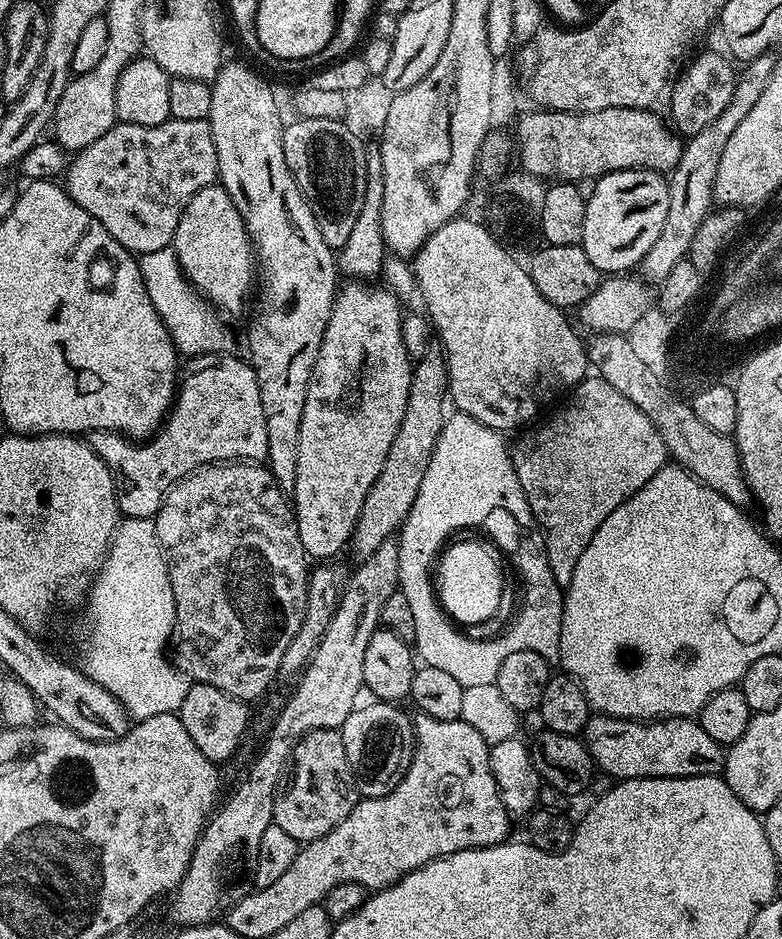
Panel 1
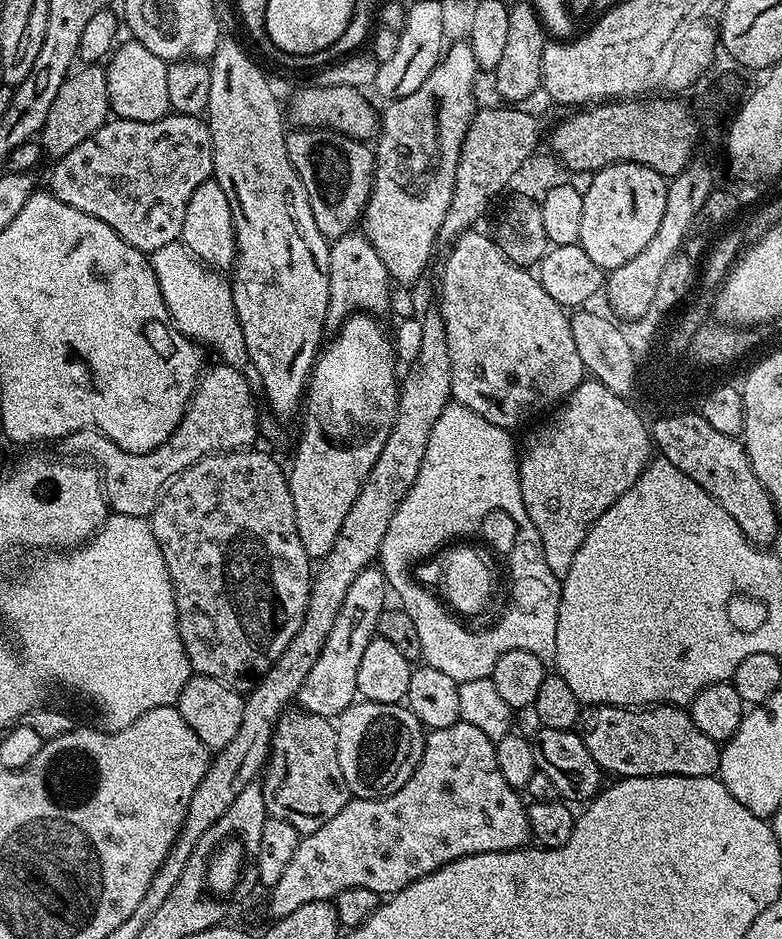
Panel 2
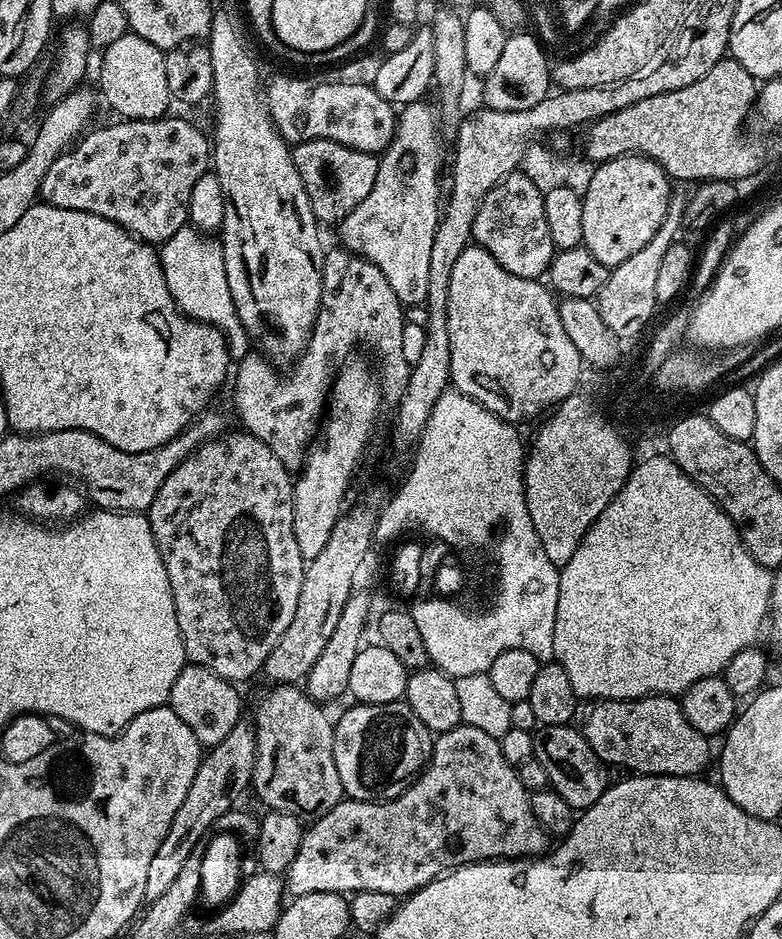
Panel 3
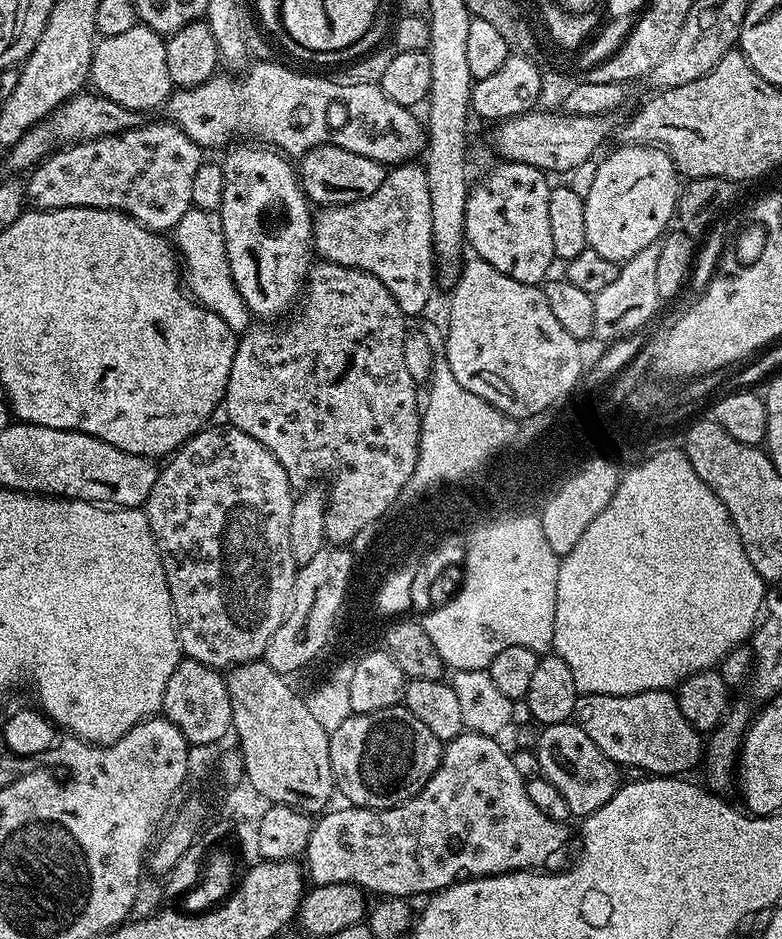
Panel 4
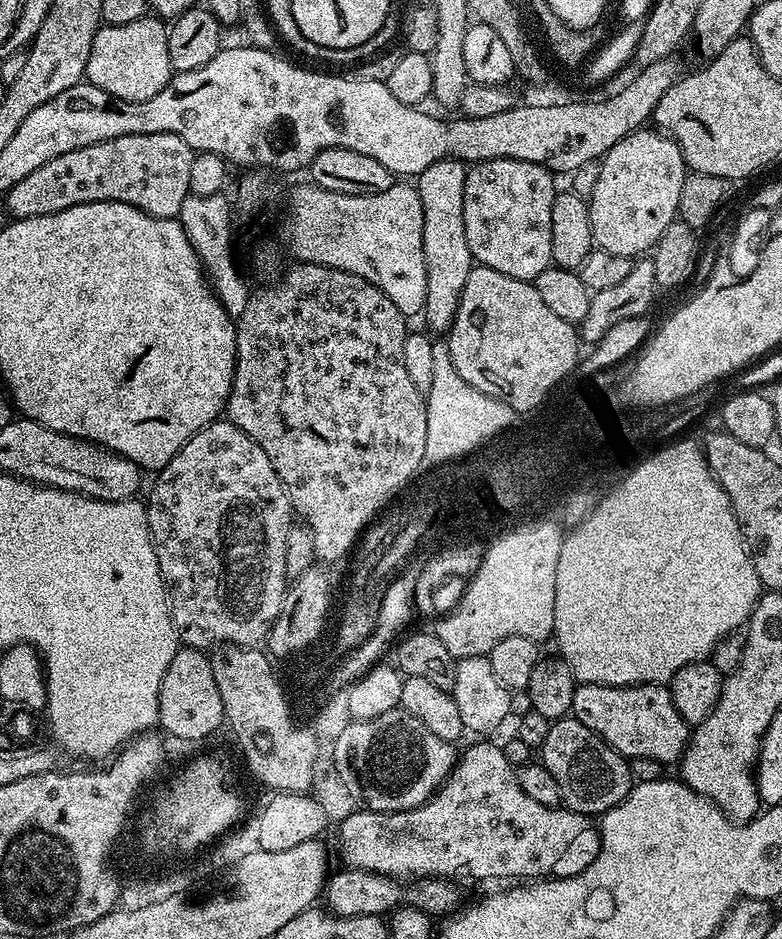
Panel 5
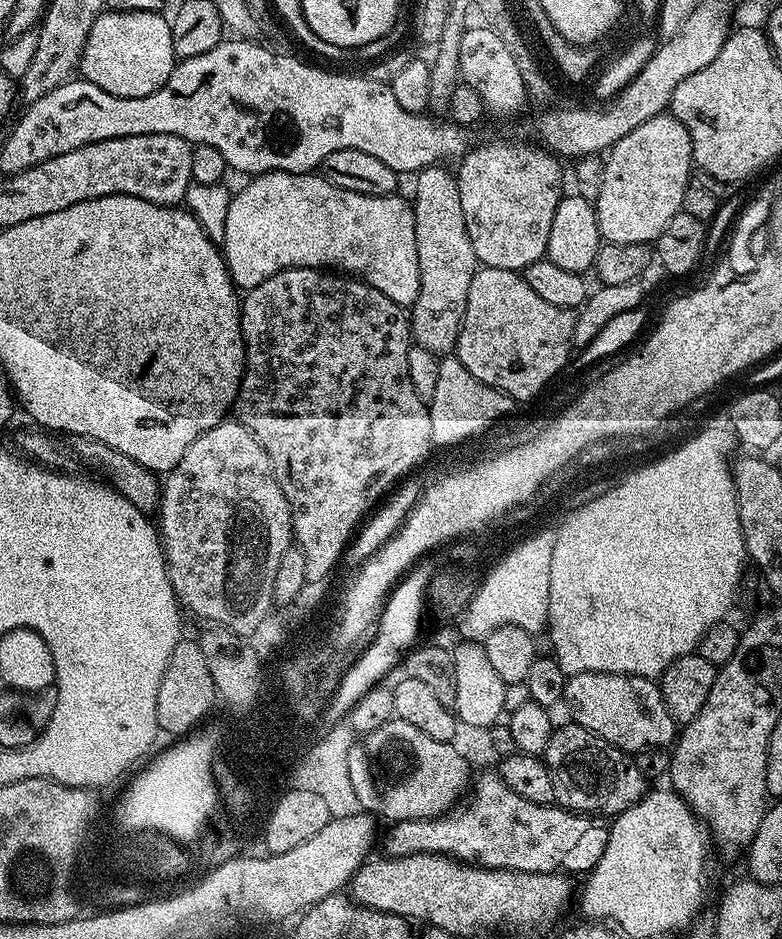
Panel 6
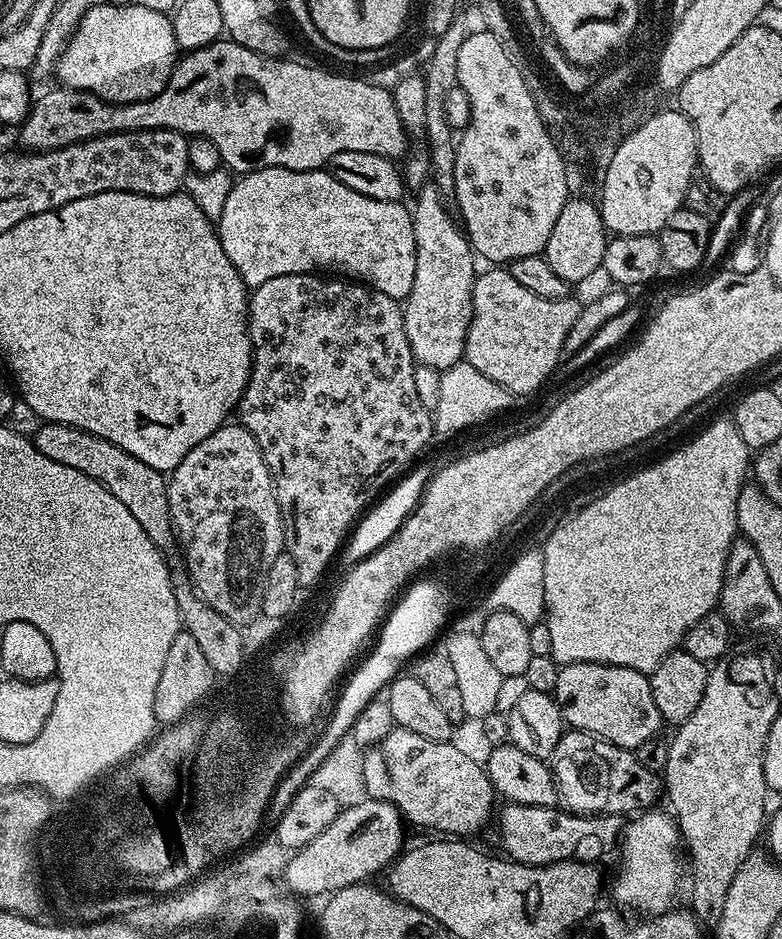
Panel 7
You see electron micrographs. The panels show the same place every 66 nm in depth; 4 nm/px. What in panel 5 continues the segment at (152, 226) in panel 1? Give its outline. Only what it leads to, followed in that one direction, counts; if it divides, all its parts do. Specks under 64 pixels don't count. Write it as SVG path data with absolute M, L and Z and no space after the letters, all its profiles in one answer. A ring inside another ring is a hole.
M169 132L126 134L126 138L110 138L110 142L70 150L70 154L46 162L46 166L38 166L34 174L26 174L8 191L9 217L34 218L86 202L126 202L158 218L179 217L182 202L190 195L193 155L189 144Z

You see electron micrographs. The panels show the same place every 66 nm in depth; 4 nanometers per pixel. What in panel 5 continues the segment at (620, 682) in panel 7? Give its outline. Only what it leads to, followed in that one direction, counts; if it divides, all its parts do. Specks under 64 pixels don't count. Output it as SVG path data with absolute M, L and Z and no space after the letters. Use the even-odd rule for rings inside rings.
M580 684L574 690L571 715L625 758L654 758L662 765L671 766L679 761L688 745L690 726L678 714L671 691L664 686L631 684L619 688Z

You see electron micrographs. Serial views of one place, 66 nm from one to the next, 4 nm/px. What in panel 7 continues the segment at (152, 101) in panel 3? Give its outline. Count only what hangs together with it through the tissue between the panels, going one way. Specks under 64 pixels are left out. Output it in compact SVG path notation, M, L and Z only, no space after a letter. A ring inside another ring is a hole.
M96 3L78 22L74 34L68 39L66 50L56 63L55 79L61 85L77 88L94 94L111 104L129 104L142 102L158 95L166 86L172 69L176 67L178 49L172 21L158 10L146 10L146 6Z

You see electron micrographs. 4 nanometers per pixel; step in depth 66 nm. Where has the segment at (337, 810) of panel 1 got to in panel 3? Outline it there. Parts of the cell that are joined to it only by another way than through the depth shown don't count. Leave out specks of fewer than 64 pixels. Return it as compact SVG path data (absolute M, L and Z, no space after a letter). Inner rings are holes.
M291 684L269 687L256 712L256 761L251 787L265 809L311 822L330 814L345 799L334 766L334 724L307 691Z

